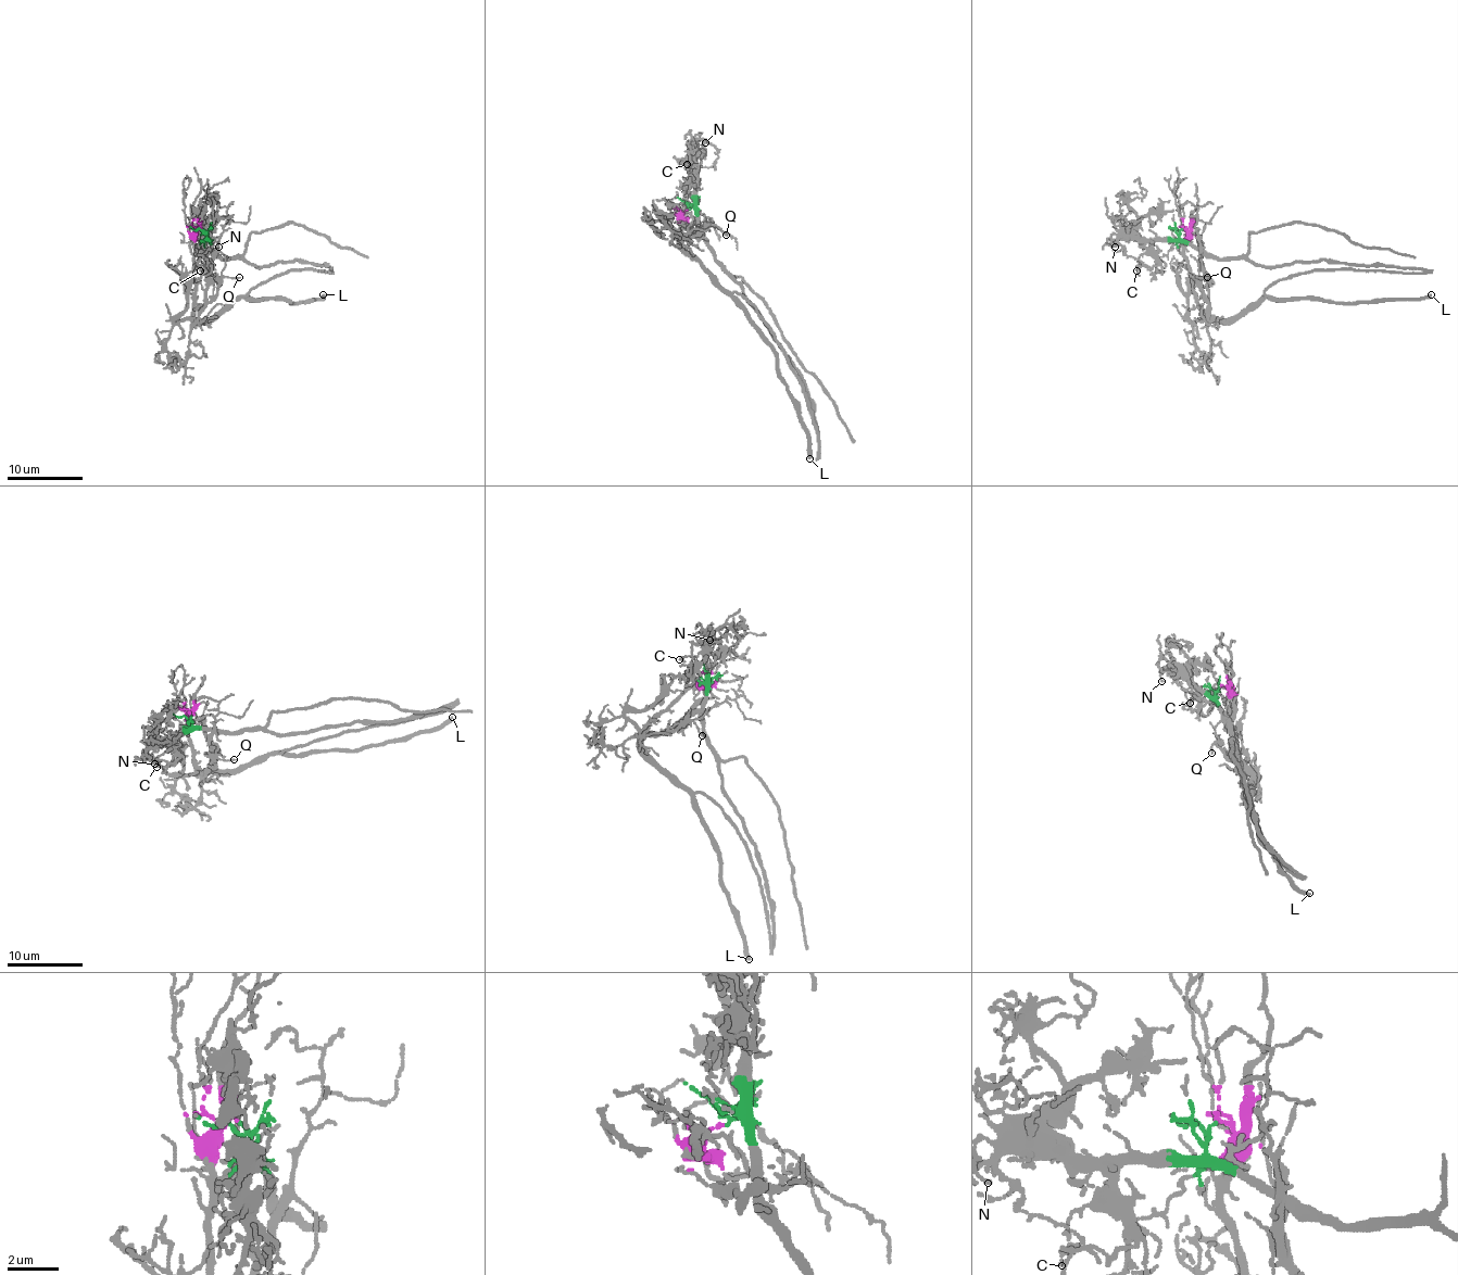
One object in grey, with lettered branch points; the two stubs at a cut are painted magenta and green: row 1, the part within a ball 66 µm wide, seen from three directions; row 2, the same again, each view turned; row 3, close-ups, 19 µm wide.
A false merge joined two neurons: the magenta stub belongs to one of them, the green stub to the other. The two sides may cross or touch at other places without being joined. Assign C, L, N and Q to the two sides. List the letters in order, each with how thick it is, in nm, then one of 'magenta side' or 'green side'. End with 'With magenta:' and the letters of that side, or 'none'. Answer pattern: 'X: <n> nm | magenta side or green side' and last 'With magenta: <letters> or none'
C: 90 nm | green side
L: 320 nm | magenta side
N: 150 nm | green side
Q: 110 nm | magenta side
With magenta: L, Q

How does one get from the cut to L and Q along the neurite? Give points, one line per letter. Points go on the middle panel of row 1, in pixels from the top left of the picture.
L: (689, 209), (683, 214), (681, 211), (681, 247), (728, 293), (771, 348), (777, 376), (807, 434), (808, 458)
Q: (689, 209), (679, 222), (692, 229), (692, 235), (712, 224), (726, 235)

